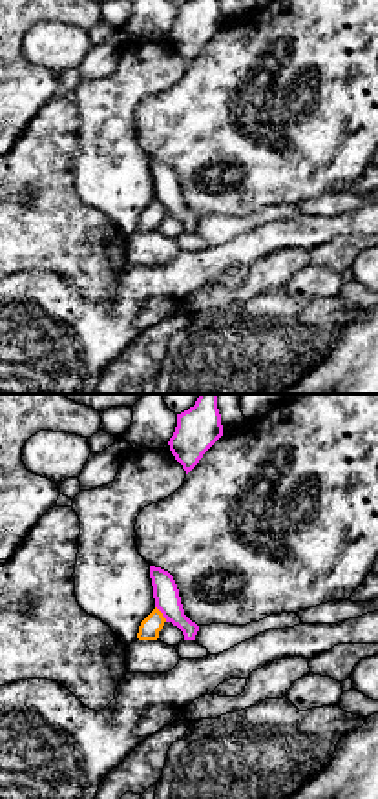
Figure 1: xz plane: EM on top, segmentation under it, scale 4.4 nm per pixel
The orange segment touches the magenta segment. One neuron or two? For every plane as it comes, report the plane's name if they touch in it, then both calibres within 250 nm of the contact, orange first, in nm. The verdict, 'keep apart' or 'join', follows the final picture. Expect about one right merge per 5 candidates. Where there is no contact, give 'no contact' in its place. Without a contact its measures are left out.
xz | 90/110 nm

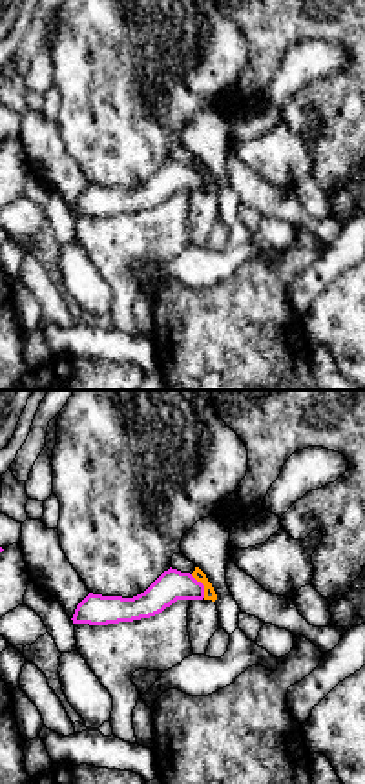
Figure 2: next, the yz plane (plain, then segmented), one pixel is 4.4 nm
yz | 50/140 nm

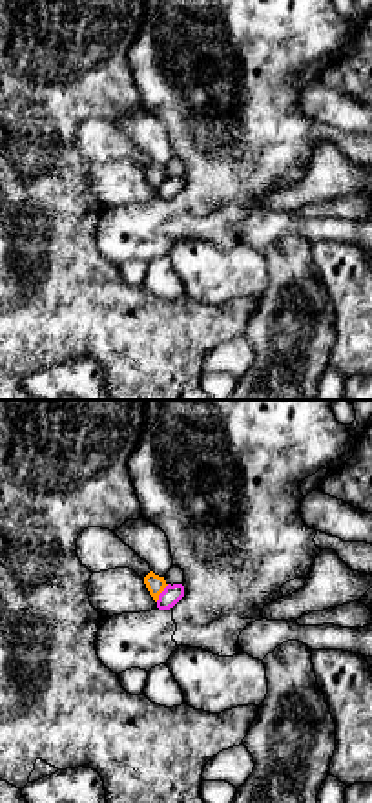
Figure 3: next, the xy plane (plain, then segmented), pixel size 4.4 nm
xy | 90/80 nm

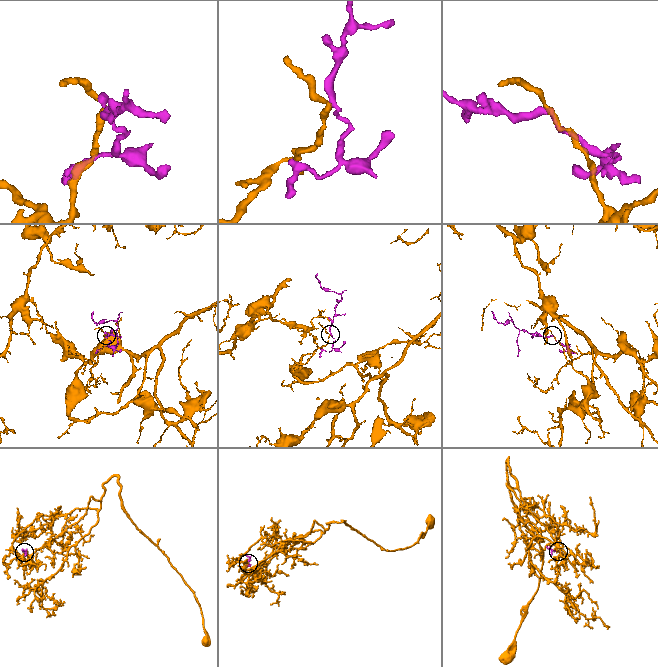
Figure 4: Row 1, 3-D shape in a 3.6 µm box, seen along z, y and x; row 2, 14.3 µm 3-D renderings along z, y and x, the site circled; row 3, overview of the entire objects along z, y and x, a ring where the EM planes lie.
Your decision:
keep apart

